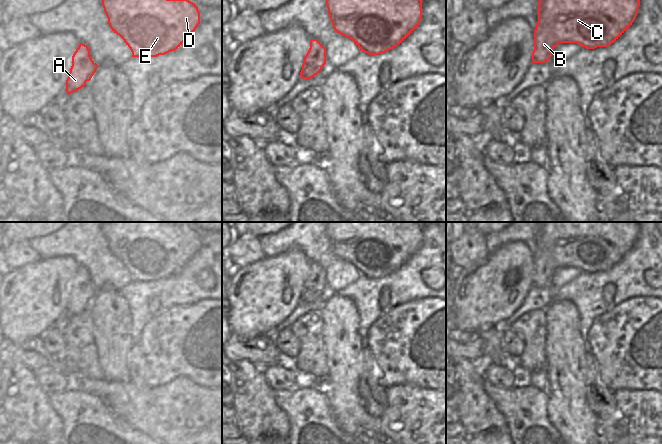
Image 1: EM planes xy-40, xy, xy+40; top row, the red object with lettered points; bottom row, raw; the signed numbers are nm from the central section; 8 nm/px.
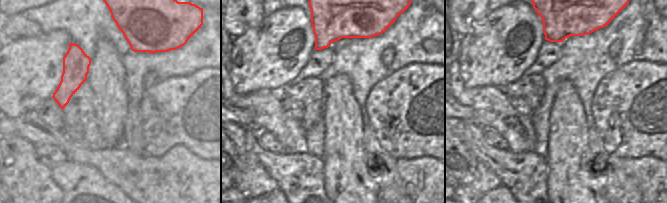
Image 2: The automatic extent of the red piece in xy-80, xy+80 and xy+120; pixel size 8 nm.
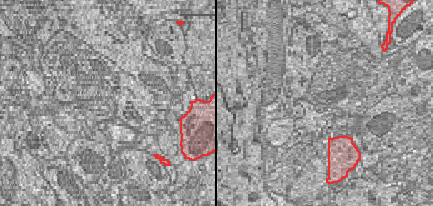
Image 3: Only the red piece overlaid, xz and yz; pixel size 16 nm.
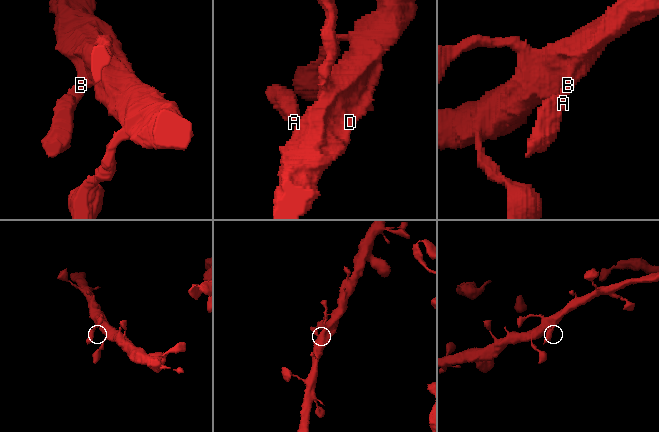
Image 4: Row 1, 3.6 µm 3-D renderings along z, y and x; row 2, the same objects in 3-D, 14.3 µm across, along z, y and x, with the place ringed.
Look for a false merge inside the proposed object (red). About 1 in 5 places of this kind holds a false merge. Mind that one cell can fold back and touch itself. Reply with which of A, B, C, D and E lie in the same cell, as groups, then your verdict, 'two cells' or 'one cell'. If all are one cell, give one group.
groups A B C D E; one cell

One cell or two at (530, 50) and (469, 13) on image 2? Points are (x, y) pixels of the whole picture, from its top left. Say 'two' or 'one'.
two

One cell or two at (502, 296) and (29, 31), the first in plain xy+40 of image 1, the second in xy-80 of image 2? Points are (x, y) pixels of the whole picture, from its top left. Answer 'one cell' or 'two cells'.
two cells

